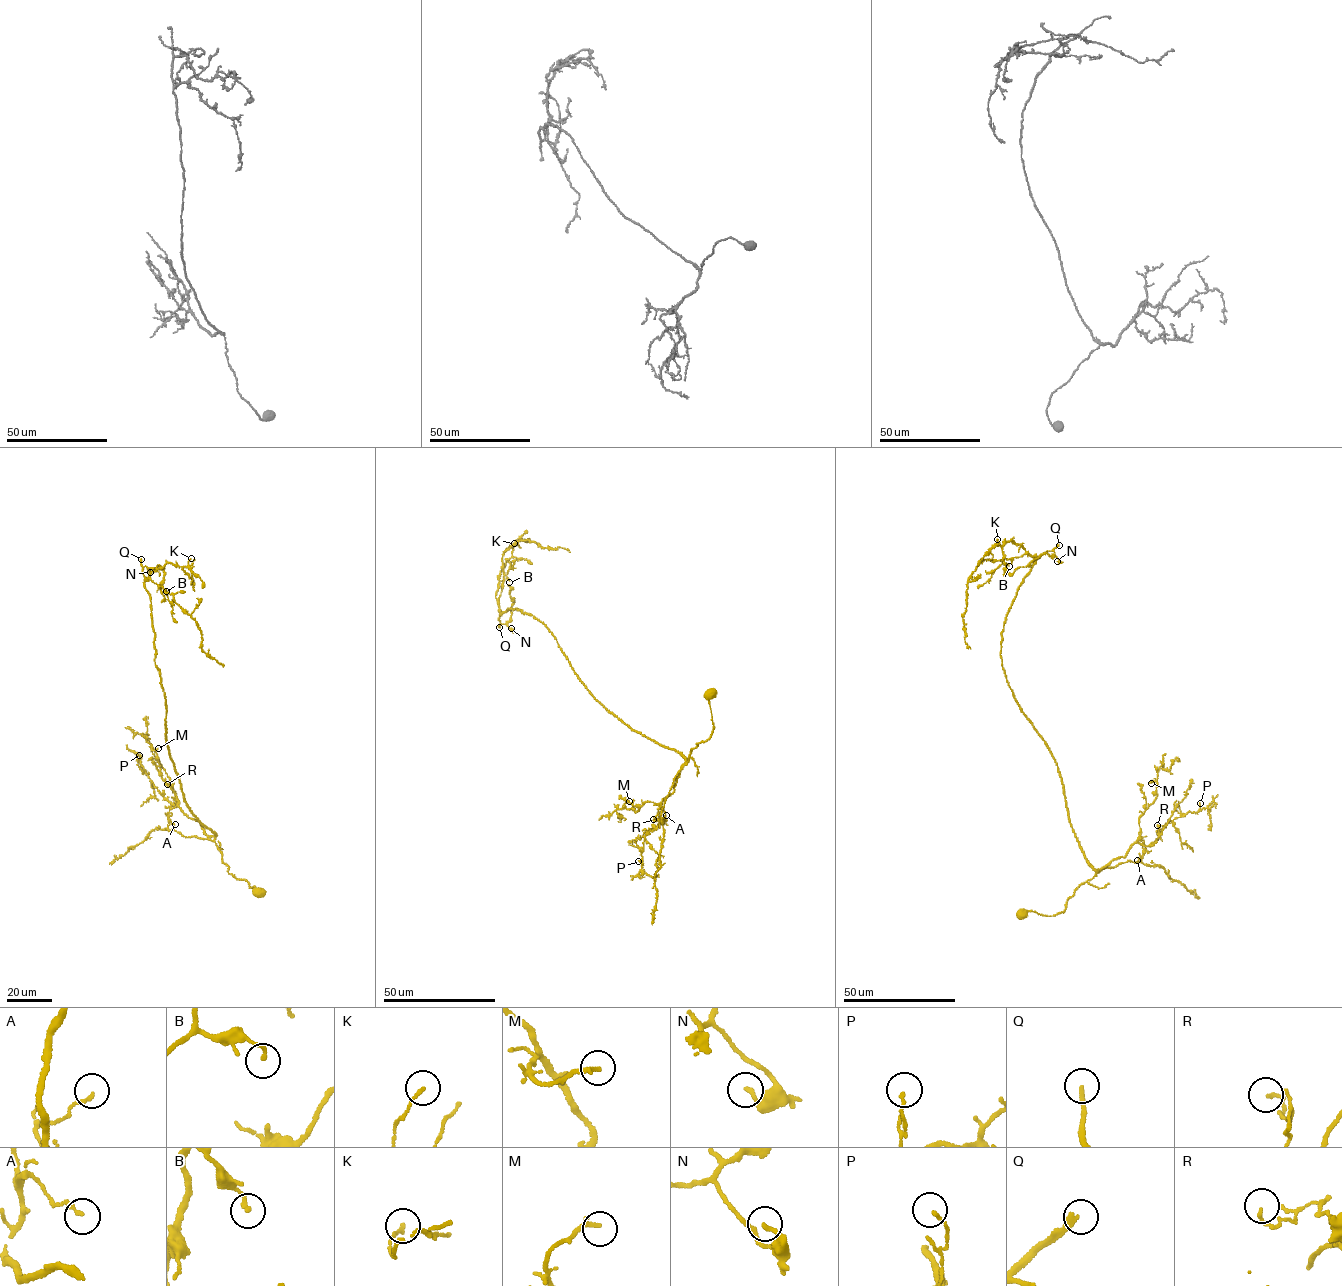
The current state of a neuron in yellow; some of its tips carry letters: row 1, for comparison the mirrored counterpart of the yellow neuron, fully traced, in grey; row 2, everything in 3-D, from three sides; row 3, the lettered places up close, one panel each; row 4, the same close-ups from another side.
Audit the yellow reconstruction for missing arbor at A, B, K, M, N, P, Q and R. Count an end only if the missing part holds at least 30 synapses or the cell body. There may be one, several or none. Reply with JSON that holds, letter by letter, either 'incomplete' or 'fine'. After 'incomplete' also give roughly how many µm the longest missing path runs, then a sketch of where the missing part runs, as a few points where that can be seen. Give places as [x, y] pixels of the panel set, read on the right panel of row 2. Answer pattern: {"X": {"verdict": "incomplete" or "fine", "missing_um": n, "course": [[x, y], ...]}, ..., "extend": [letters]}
{"A": {"verdict": "fine"}, "B": {"verdict": "fine"}, "K": {"verdict": "fine"}, "M": {"verdict": "fine"}, "N": {"verdict": "fine"}, "P": {"verdict": "fine"}, "Q": {"verdict": "incomplete", "missing_um": 60, "course": [[1059, 545], [1071, 528], [1084, 537], [1129, 551], [1147, 547]]}, "R": {"verdict": "fine"}, "extend": ["Q"]}

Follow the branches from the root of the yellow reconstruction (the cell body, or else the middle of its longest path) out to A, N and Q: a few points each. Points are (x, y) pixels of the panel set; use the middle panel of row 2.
A: (710, 692), (713, 732), (691, 749), (688, 761), (675, 776), (663, 806), (662, 823), (666, 815)
N: (710, 692), (713, 730), (691, 749), (687, 763), (597, 700), (538, 619), (507, 608), (499, 620), (511, 628)
Q: (710, 692), (713, 730), (691, 749), (687, 763), (597, 700), (533, 615), (507, 608), (499, 627)

